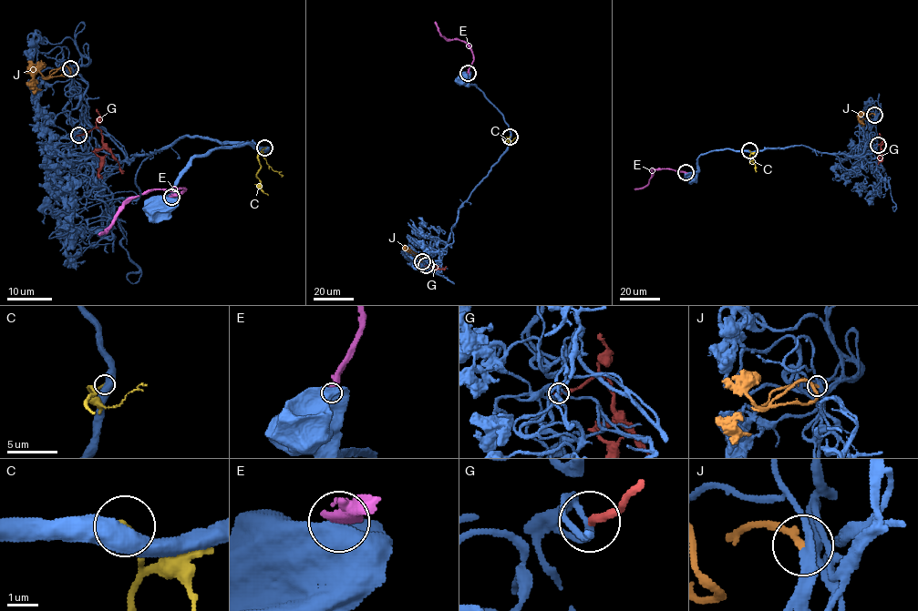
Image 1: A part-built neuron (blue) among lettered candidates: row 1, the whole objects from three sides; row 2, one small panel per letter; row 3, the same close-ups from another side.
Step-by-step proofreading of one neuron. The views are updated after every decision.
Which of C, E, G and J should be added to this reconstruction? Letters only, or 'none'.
J

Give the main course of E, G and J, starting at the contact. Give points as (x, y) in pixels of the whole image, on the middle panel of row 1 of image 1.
E: (468, 73), (473, 59), (472, 49), (460, 40), (447, 39), (440, 34), (435, 21)
G: (426, 265), (436, 269), (432, 267), (437, 265)
J: (422, 261), (406, 246), (408, 252)

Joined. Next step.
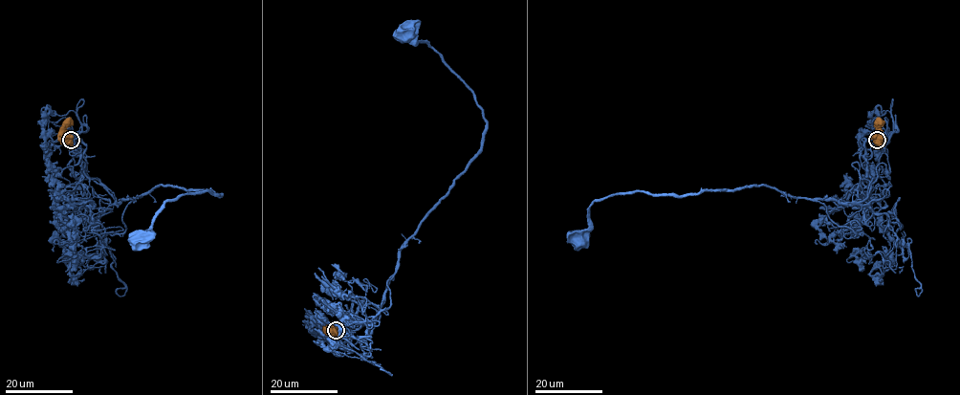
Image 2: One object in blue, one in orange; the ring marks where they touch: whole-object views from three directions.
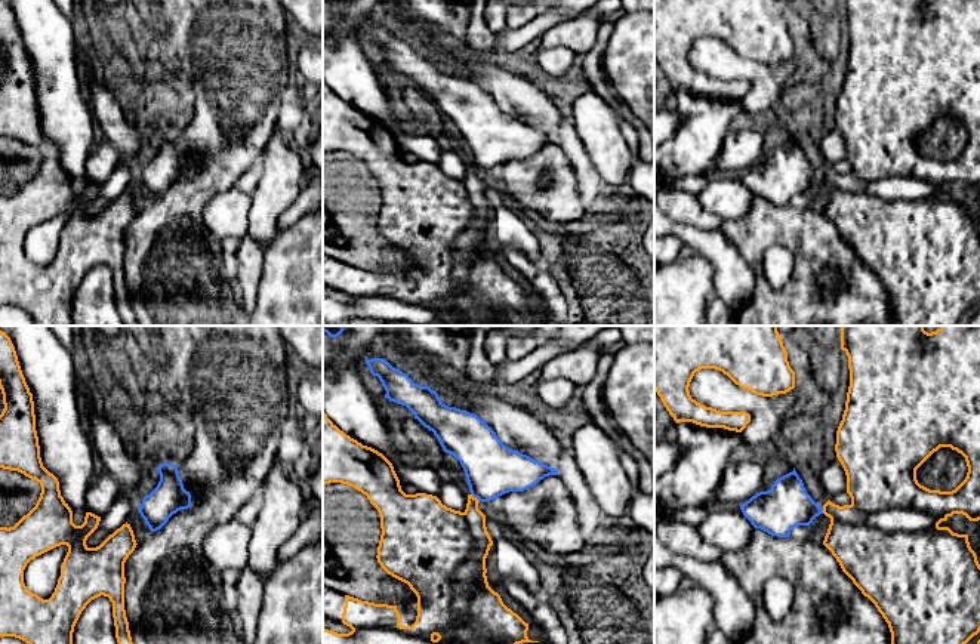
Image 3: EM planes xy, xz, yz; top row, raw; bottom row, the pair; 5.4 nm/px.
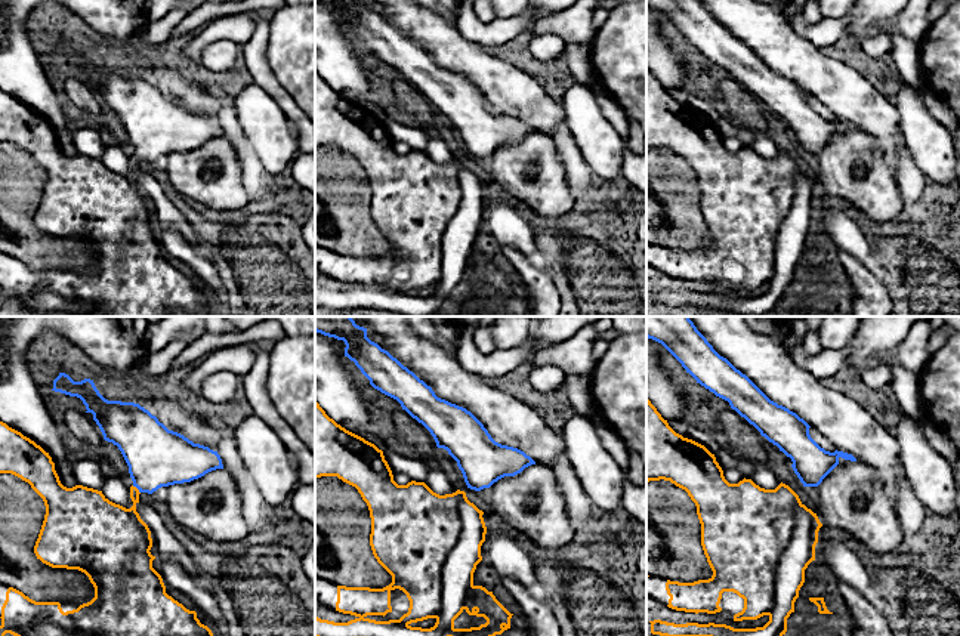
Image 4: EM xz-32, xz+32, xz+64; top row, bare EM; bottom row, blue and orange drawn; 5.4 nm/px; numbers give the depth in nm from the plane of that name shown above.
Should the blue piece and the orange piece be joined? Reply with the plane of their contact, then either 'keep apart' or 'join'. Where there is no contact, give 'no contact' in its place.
xz | keep apart

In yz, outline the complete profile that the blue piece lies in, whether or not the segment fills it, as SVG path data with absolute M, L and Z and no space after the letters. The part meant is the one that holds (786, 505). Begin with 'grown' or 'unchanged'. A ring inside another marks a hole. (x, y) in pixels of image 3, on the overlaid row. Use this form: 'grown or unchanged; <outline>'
unchanged; M795 468L777 478L770 490L759 492L740 505L740 509L755 529L777 537L789 537L793 527L810 526L823 514L823 506L807 493Z

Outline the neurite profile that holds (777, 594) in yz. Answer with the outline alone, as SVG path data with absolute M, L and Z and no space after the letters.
M771 577L762 588L762 604L771 620L782 620L791 610L793 588L783 577Z

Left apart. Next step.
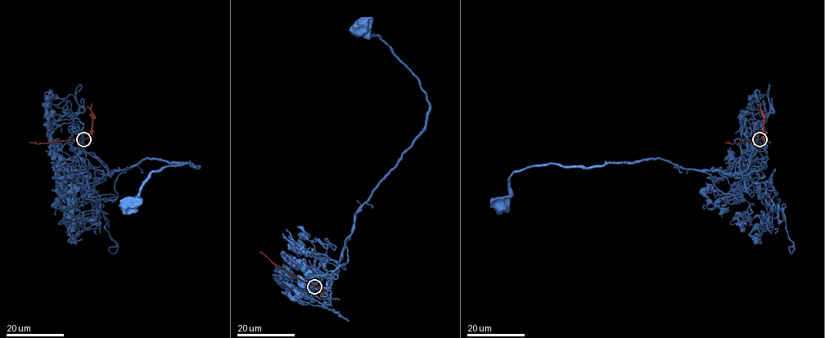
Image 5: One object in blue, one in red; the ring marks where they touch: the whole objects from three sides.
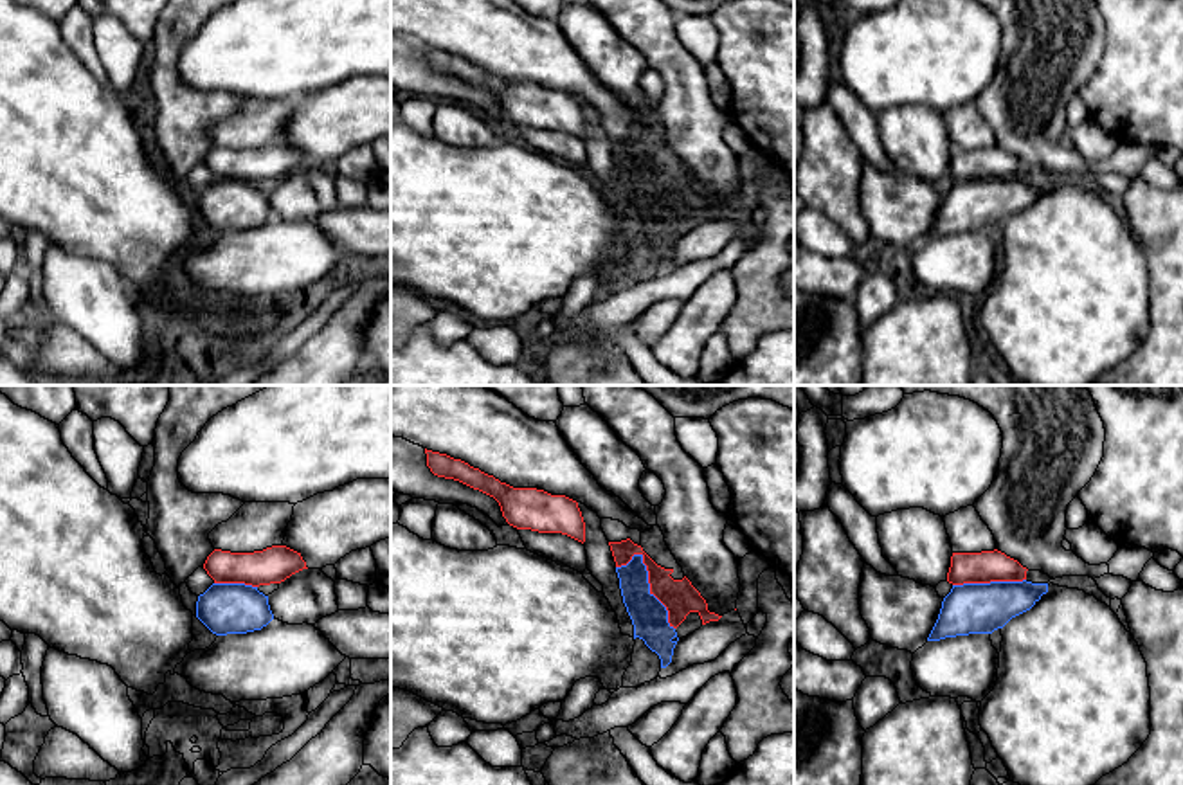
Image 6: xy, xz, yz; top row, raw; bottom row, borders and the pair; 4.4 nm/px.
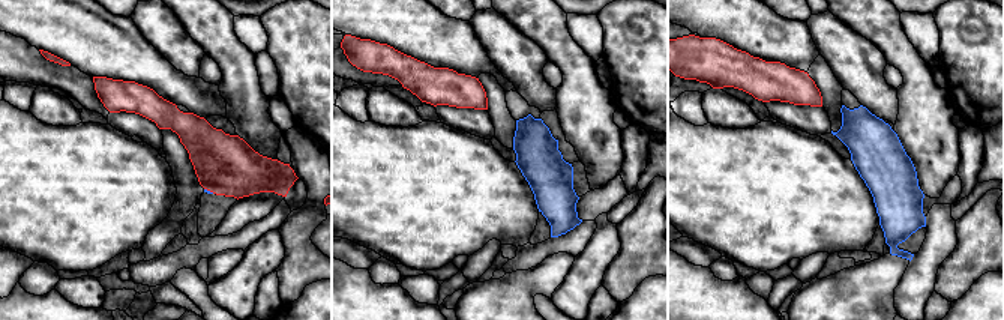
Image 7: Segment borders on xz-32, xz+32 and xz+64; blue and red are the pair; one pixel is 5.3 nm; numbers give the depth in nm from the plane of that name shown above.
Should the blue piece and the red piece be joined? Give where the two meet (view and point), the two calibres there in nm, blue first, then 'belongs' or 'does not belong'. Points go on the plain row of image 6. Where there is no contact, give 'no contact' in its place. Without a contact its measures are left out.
xz (647, 177) | 160/160 nm | does not belong

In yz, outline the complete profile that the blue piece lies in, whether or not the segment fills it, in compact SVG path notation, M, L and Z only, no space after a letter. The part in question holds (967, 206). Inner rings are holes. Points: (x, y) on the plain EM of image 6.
M990 178L953 182L944 194L938 216L927 238L969 230L992 230L1012 214L1030 207L1048 180Z

